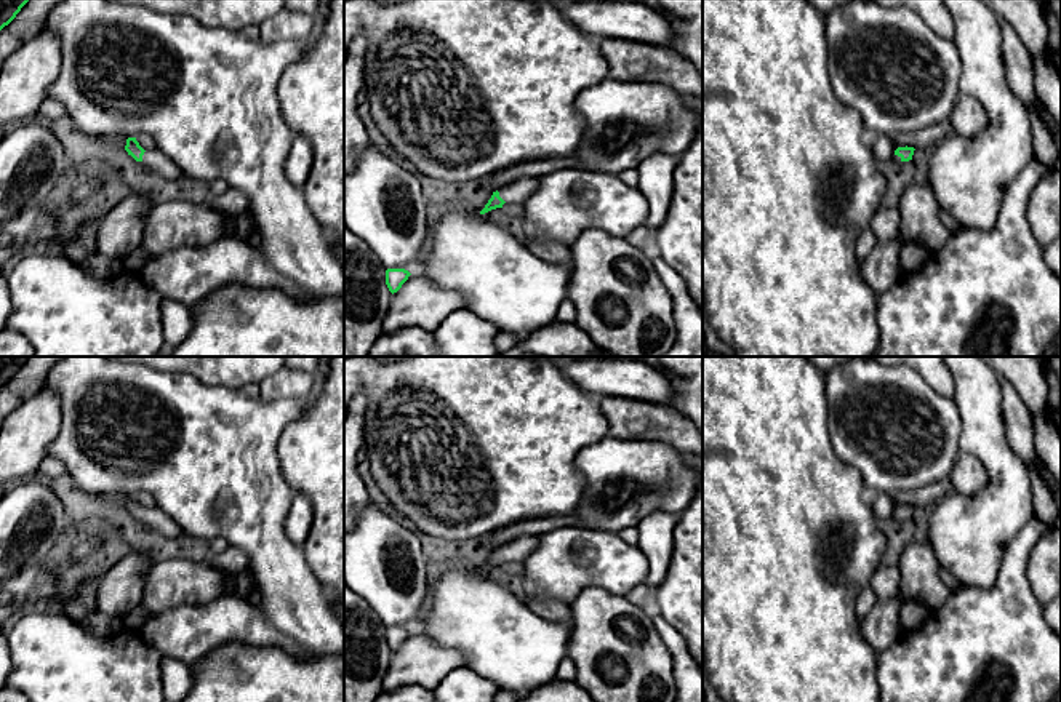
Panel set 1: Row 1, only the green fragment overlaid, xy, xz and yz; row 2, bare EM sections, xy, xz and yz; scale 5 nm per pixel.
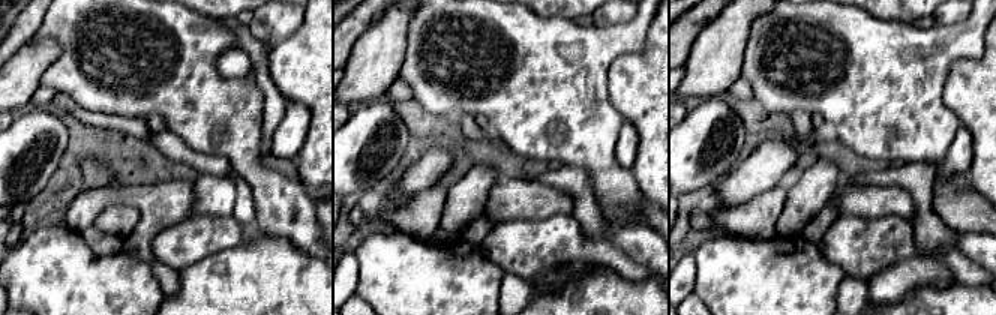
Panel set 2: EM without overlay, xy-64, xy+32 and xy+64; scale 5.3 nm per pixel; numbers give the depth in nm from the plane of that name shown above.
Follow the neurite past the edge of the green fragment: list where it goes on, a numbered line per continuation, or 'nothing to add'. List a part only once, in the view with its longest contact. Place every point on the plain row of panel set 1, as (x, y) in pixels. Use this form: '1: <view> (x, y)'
1: xz (520, 547)

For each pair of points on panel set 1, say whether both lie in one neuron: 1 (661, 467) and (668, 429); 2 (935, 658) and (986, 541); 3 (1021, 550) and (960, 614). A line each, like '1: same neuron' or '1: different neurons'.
1: different neurons
2: different neurons
3: same neuron

